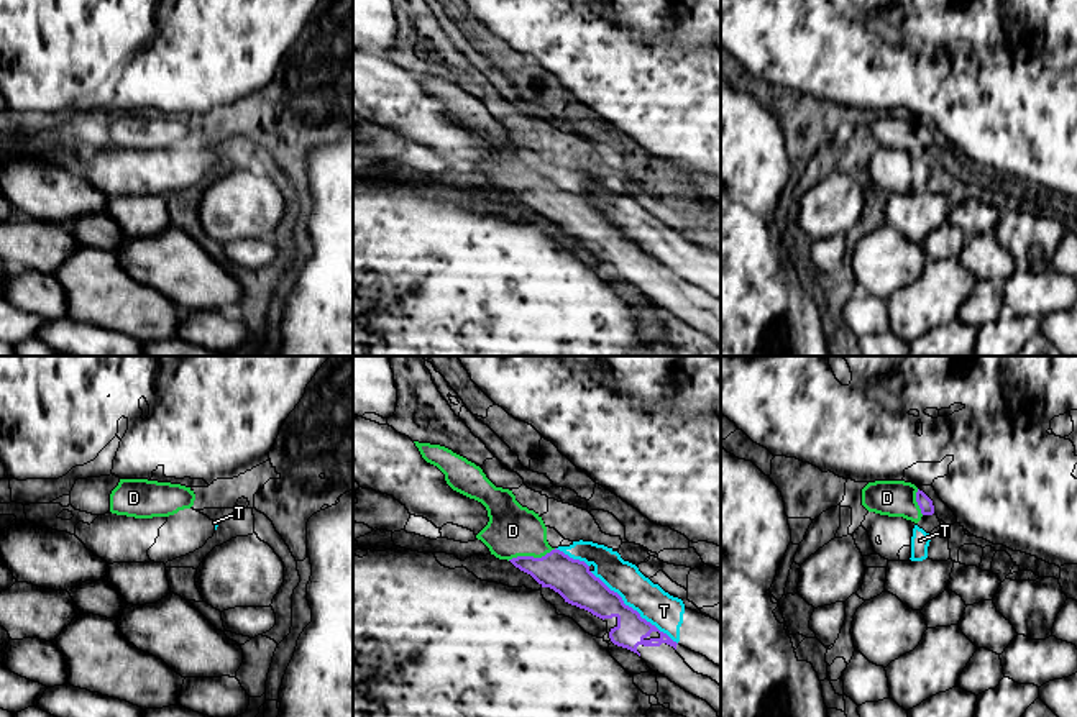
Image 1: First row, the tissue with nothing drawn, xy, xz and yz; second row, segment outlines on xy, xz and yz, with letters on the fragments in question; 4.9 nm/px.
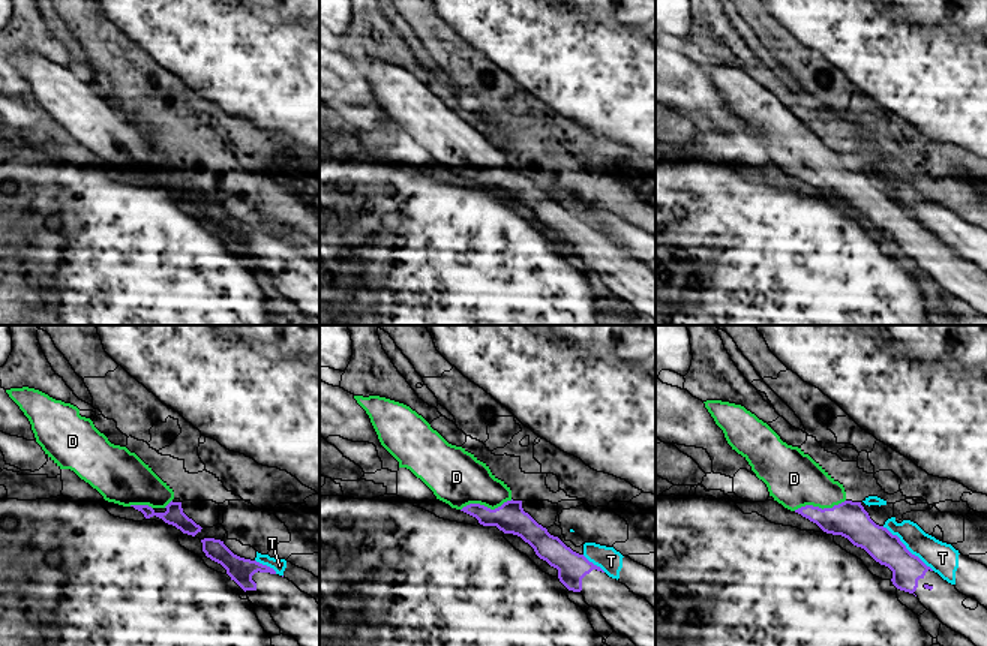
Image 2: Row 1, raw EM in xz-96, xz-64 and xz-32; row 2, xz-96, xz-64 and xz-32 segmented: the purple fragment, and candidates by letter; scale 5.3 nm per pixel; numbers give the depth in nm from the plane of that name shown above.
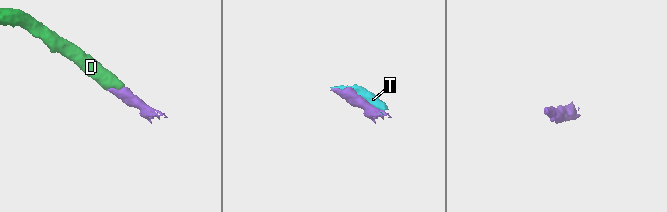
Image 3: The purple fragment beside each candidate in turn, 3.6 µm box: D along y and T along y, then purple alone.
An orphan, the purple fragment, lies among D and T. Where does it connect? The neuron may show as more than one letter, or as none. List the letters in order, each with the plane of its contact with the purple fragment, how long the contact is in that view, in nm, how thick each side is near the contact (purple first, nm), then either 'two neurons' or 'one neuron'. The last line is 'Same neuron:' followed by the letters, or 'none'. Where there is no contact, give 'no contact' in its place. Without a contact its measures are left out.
D: xz | 240 nm | 190/260 nm | one neuron
T: xz | 550 nm | 180/170 nm | two neurons
Same neuron: D

